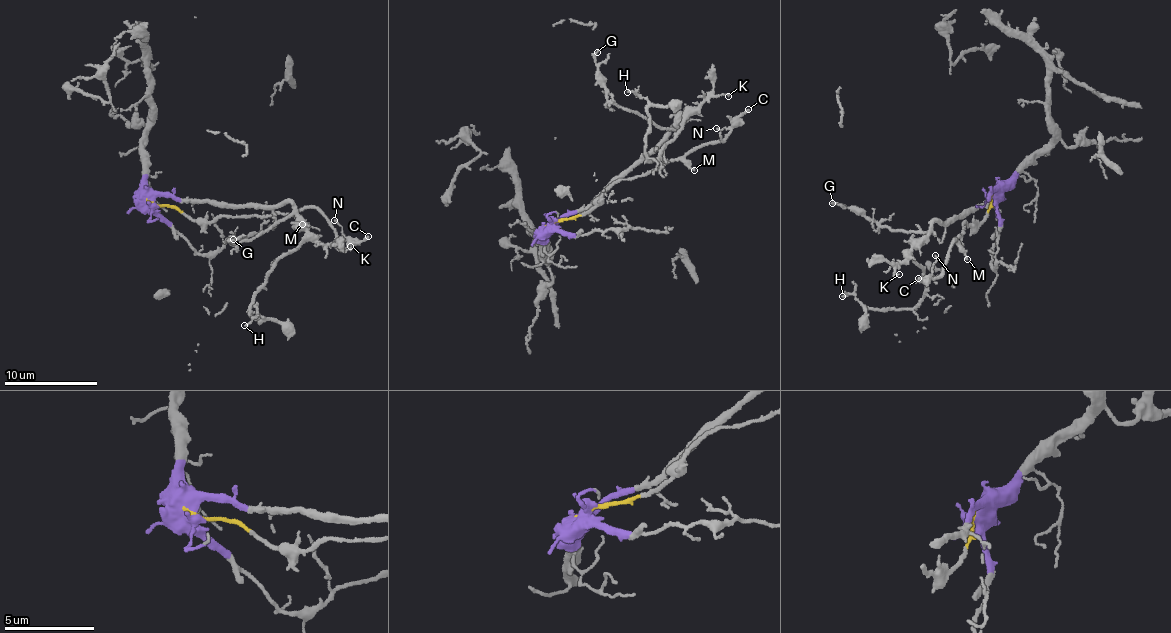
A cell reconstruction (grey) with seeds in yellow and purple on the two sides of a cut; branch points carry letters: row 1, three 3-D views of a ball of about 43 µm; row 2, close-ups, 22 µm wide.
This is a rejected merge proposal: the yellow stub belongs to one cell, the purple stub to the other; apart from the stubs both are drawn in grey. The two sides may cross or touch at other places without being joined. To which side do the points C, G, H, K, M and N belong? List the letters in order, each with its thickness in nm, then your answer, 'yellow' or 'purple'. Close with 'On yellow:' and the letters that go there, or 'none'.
C: 190 nm thick; yellow
G: 190 nm thick; purple
H: 120 nm thick; purple
K: 90 nm thick; purple
M: 150 nm thick; yellow
N: 90 nm thick; yellow
On yellow: C, M, N

